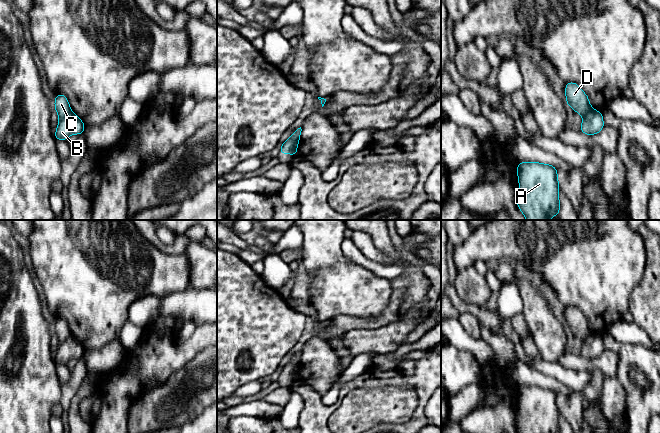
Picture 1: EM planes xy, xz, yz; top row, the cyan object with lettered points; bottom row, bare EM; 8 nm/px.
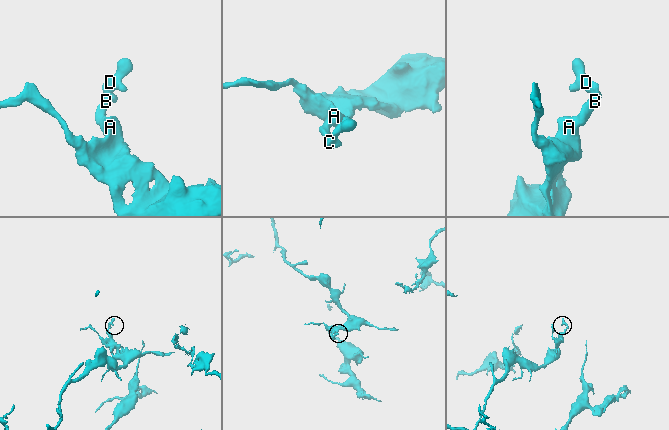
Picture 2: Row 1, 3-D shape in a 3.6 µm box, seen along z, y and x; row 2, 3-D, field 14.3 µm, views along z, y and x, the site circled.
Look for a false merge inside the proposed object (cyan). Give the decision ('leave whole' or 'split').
split

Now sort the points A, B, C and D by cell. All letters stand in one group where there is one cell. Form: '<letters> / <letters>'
A B / C D

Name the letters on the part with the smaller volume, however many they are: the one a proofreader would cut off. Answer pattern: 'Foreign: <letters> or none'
Foreign: C, D

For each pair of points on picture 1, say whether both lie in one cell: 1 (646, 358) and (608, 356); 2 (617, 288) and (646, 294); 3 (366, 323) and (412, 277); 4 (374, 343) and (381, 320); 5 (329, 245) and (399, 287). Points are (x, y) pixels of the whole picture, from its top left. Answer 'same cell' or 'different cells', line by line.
1: different cells
2: different cells
3: same cell
4: different cells
5: different cells

